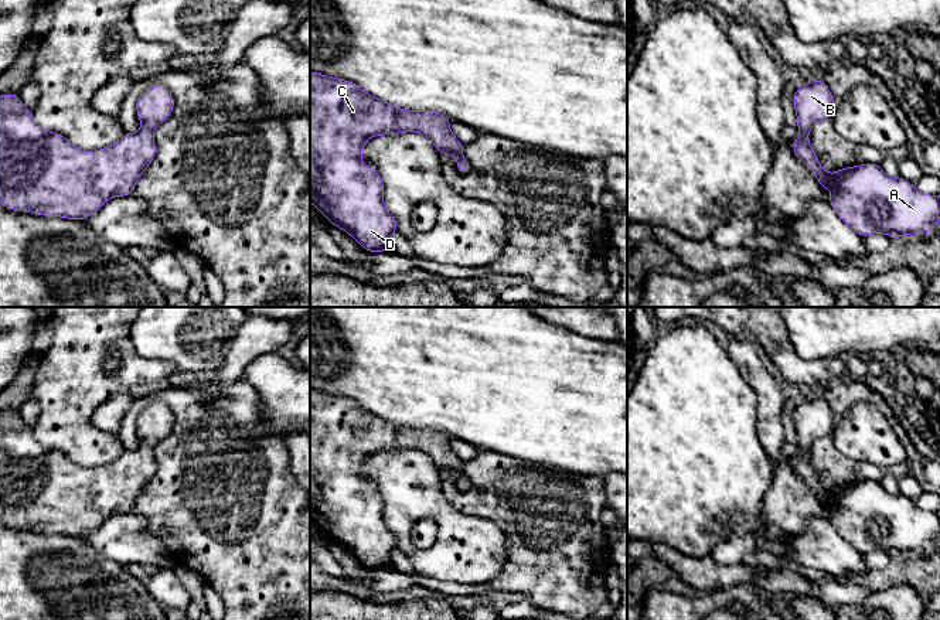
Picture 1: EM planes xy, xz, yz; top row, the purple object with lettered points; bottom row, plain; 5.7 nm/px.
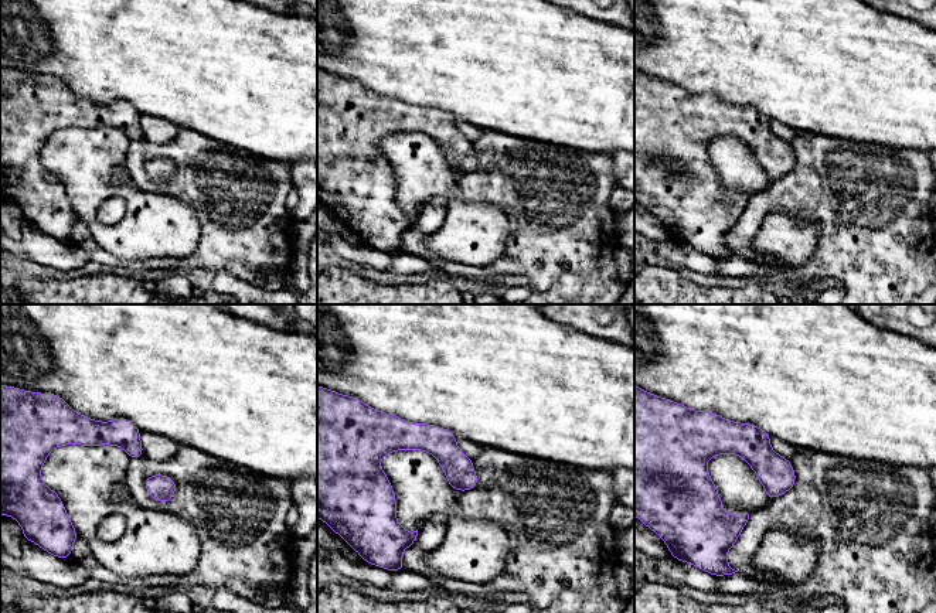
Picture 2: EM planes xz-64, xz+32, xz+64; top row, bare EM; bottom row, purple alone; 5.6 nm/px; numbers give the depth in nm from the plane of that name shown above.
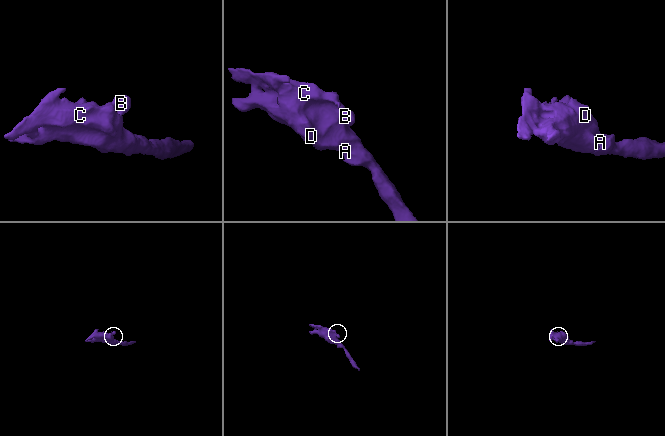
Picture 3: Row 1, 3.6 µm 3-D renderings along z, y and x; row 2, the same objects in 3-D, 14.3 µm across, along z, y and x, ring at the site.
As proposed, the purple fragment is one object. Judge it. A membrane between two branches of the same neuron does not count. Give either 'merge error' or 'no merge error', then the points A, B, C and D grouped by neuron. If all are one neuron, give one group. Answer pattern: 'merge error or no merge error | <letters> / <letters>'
no merge error | A B C D

